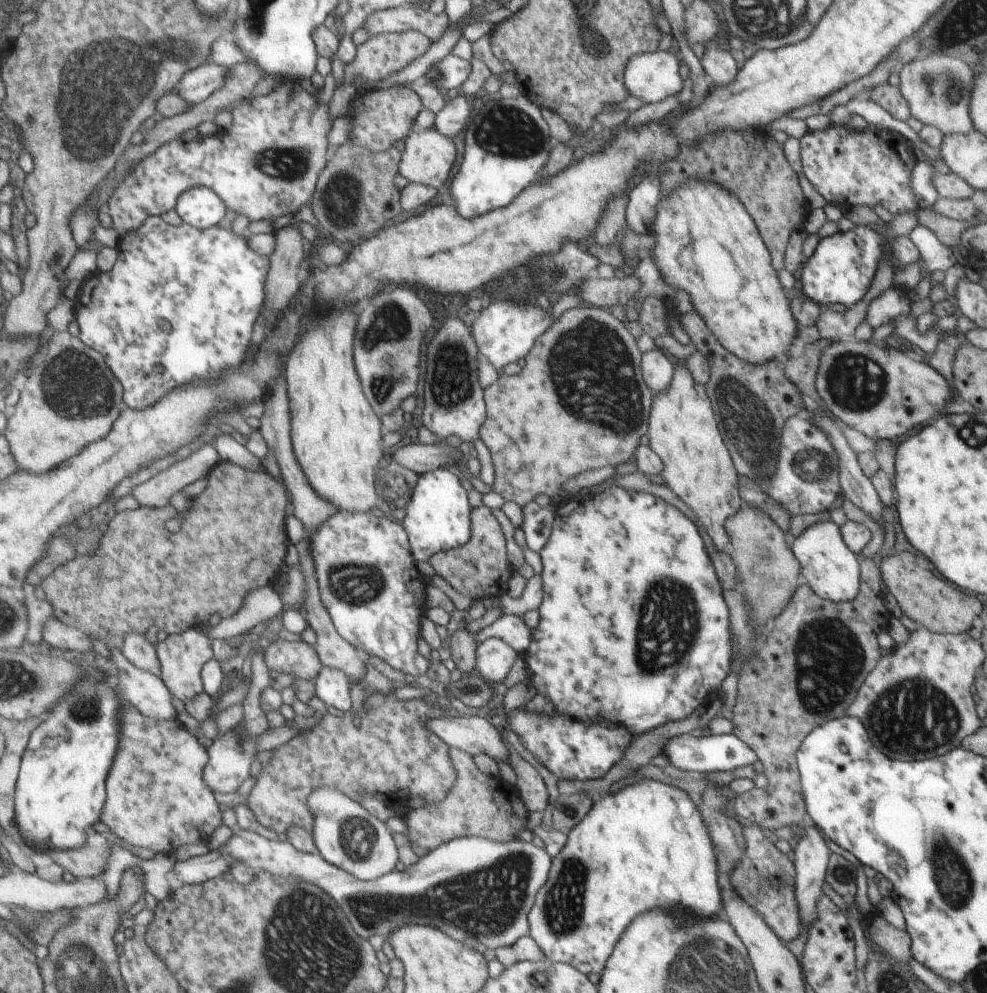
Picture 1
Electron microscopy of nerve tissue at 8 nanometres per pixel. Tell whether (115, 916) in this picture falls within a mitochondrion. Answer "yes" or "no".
no

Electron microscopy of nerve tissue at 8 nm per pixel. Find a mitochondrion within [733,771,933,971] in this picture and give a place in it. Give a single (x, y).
(843, 874)

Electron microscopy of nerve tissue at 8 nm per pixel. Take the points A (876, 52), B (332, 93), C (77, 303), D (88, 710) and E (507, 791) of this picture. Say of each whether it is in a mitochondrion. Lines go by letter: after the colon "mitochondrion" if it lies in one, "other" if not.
A: other
B: other
C: other
D: mitochondrion
E: other

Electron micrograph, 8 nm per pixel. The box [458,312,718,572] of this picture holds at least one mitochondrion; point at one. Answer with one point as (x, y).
(593, 371)

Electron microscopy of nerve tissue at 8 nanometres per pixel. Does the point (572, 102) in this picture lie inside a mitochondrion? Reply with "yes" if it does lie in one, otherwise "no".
no

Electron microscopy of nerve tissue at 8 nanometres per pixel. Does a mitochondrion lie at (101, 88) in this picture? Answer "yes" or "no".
yes

